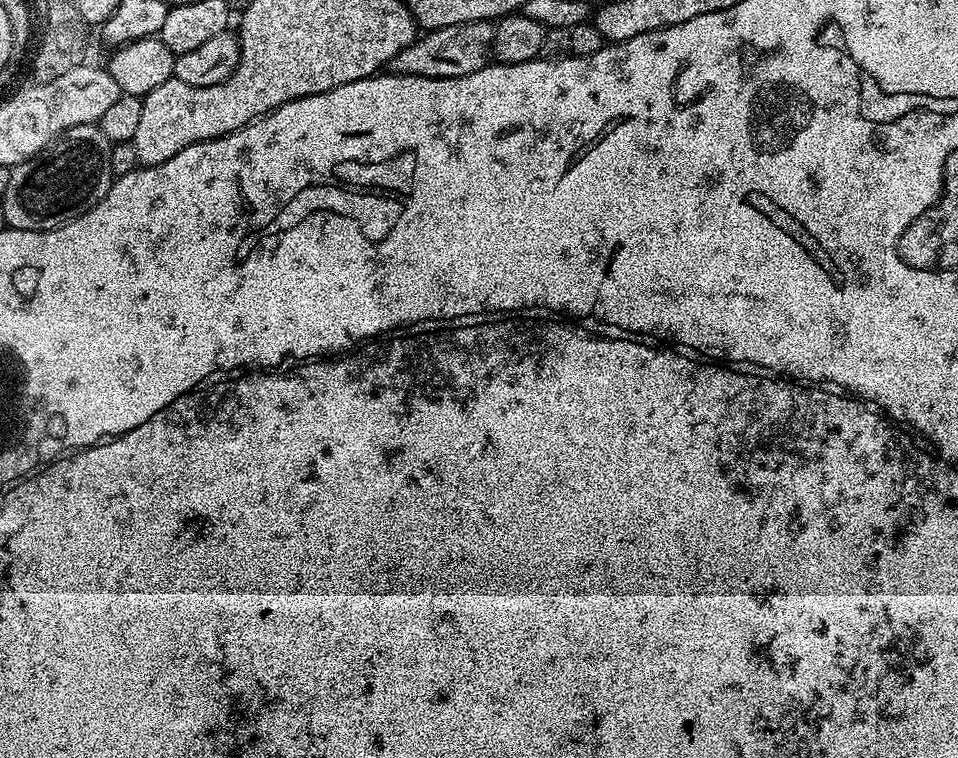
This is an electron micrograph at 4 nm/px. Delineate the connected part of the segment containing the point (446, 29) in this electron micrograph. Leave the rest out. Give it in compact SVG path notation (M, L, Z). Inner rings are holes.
M490 20L462 22L458 26L442 26L425 31L406 50L398 50L390 63L397 76L429 76L430 78L454 78L474 74L487 68L493 59L495 23Z

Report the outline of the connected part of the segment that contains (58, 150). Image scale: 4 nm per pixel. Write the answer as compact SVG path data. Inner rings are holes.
M83 124L66 130L63 138L53 140L39 154L16 165L10 171L10 186L6 186L6 194L2 198L8 227L18 230L57 228L65 220L73 220L75 216L80 216L86 210L90 210L107 194L112 185L114 177L110 166L111 149L112 144L96 124Z

